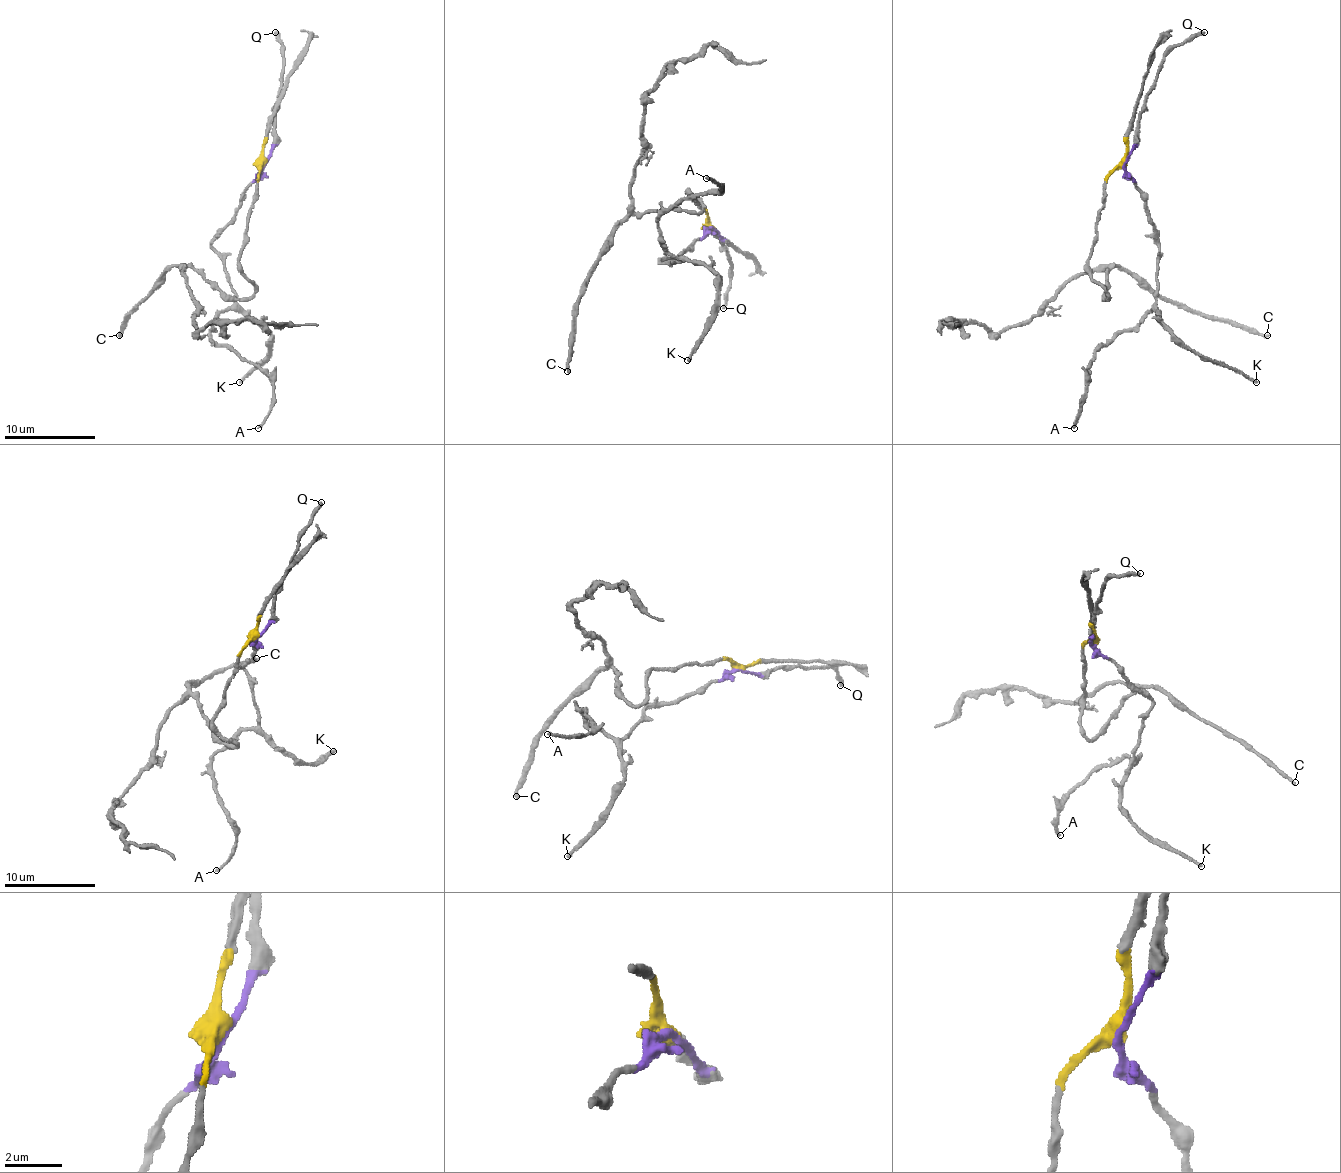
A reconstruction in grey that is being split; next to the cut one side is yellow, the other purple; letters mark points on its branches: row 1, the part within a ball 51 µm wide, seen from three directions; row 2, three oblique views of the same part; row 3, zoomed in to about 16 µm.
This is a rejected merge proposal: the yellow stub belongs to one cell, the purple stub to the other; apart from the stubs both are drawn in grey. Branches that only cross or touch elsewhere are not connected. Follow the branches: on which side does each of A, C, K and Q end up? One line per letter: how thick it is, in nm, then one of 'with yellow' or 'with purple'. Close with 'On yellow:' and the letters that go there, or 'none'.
A: 200 nm | with purple
C: 200 nm | with yellow
K: 200 nm | with purple
Q: 260 nm | with purple
On yellow: C

